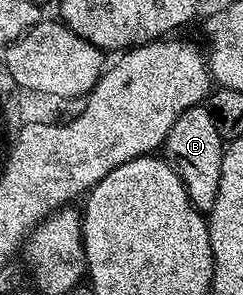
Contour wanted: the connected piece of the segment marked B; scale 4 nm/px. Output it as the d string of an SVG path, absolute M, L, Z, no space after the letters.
M196 106L185 110L185 114L181 114L177 122L173 122L173 130L169 130L161 149L167 164L177 170L193 206L204 214L210 213L217 198L224 147L225 141L221 134L217 134L217 122L213 122L210 107Z

